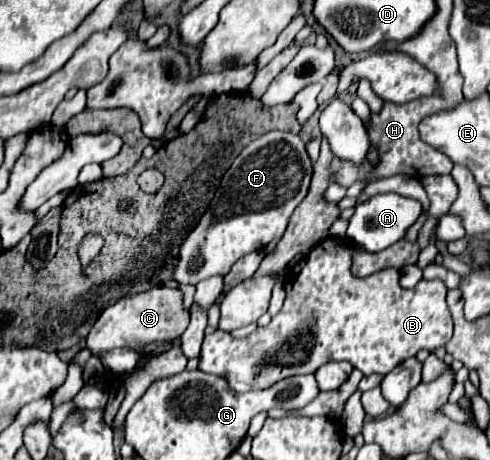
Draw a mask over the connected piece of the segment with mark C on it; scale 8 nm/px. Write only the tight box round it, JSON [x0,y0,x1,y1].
[86,287,190,353]

